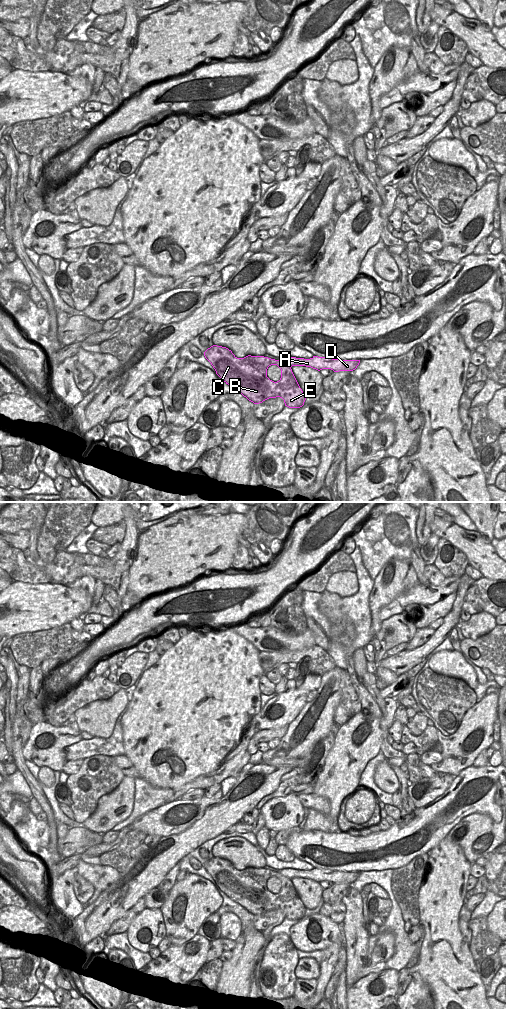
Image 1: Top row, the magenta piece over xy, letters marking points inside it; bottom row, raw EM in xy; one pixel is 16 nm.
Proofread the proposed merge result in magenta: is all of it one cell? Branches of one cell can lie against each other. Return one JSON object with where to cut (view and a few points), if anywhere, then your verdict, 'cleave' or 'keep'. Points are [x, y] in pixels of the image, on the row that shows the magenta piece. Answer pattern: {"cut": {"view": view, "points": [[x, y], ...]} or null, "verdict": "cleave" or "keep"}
{"cut": {"view": "xy", "points": [[279, 359], [290, 367]]}, "verdict": "cleave"}

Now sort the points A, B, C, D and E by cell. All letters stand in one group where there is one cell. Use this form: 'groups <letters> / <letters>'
groups A D / B C E

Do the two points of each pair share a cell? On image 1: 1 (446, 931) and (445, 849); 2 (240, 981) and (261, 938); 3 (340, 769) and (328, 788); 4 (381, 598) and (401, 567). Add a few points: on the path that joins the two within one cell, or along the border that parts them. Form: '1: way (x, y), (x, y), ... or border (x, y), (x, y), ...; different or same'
1: way (446, 911), (447, 869); same
2: way (240, 970), (245, 954), (250, 949); same
3: way (340, 774), (333, 783); same
4: way (385, 590), (398, 575); same

